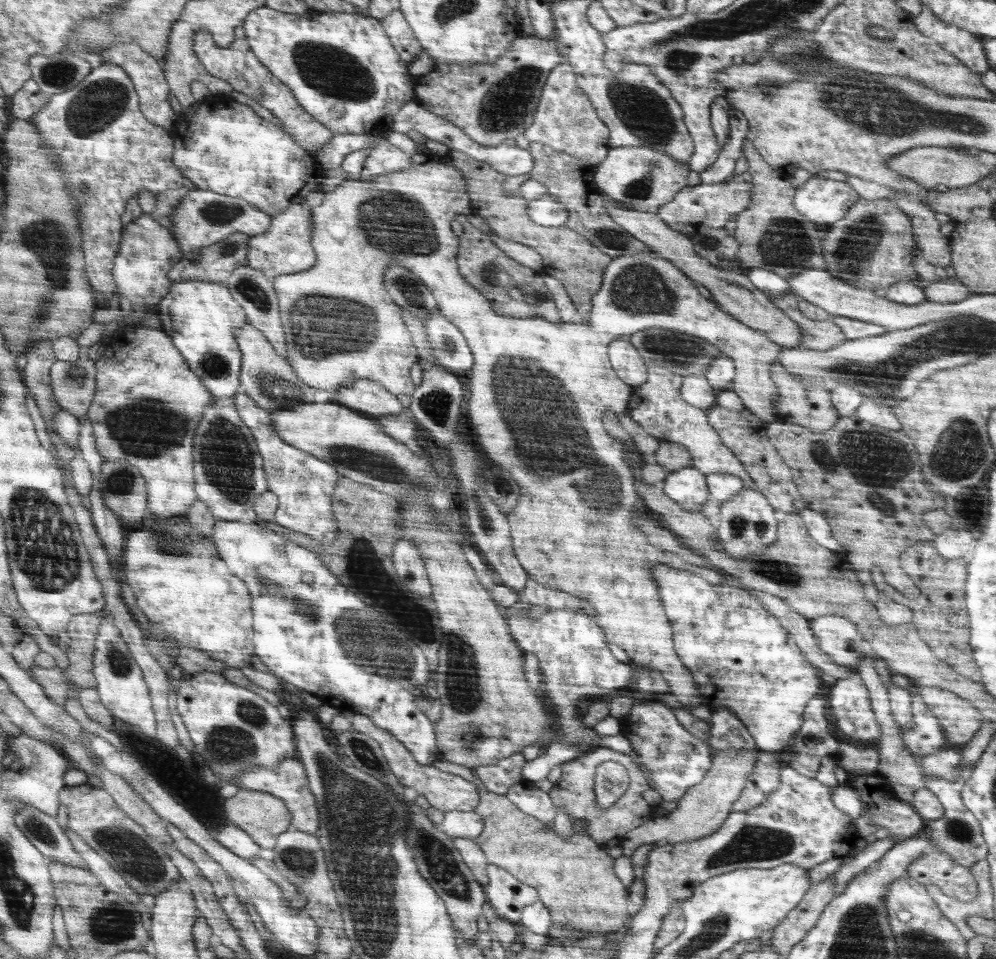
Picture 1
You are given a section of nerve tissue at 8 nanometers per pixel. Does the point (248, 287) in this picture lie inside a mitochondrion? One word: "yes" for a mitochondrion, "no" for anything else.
yes

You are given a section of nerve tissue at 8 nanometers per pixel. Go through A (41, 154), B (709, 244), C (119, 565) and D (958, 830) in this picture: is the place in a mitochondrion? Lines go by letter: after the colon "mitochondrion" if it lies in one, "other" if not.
A: other
B: mitochondrion
C: other
D: mitochondrion

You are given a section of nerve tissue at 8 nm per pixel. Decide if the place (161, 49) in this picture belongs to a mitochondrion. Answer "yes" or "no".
no

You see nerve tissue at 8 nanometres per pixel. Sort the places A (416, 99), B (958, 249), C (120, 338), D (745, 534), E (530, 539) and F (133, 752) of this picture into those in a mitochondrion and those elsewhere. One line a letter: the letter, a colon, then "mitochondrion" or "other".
A: other
B: other
C: other
D: mitochondrion
E: other
F: other

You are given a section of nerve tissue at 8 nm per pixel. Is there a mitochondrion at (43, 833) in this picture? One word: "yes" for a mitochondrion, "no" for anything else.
yes

